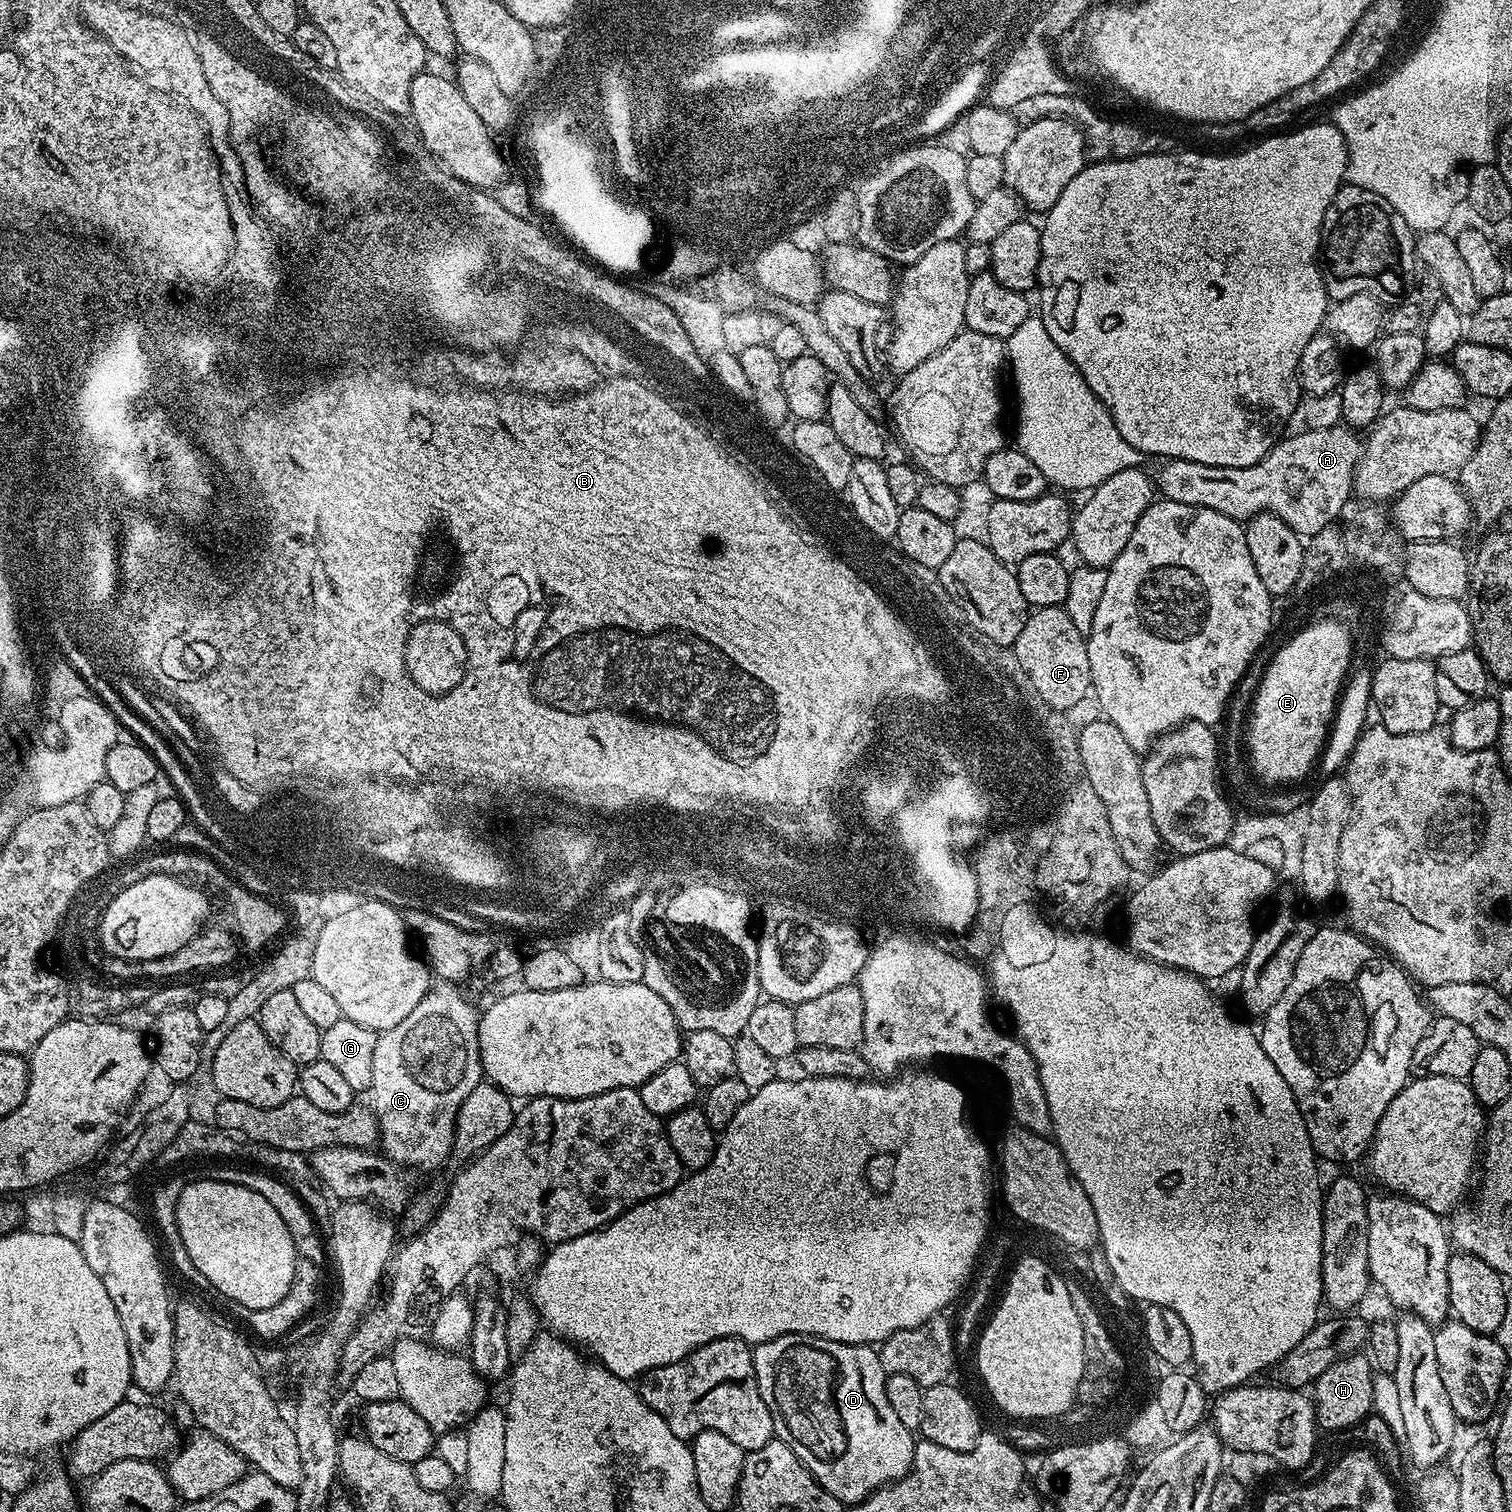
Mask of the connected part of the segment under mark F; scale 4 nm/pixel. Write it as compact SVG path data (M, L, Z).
M1063 607L1035 609L1024 622L1017 642L1024 668L1031 673L1036 688L1048 703L1067 705L1079 700L1090 670L1088 642L1082 634L1078 634L1074 622L1070 622L1070 614L1066 614Z

